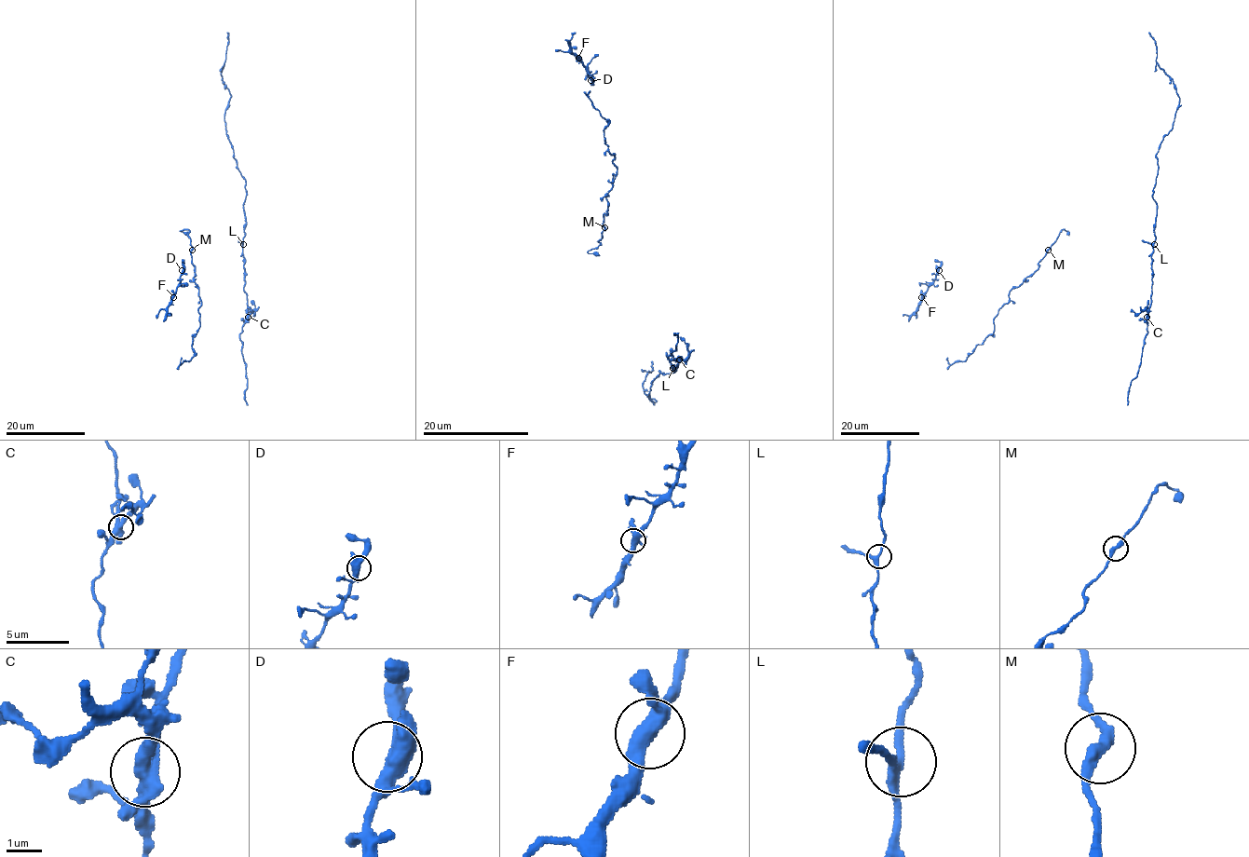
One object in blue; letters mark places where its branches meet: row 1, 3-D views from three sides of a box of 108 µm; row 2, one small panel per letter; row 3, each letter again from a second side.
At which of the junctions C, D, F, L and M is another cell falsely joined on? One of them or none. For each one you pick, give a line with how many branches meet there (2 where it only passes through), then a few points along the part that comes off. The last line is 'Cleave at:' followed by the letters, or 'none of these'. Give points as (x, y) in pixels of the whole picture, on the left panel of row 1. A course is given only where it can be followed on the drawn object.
C: 3
Cleave at: C

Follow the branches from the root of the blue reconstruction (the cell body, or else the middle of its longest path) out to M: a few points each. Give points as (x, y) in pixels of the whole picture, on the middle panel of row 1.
M: (594, 254), (588, 251), (600, 245), (604, 226)

